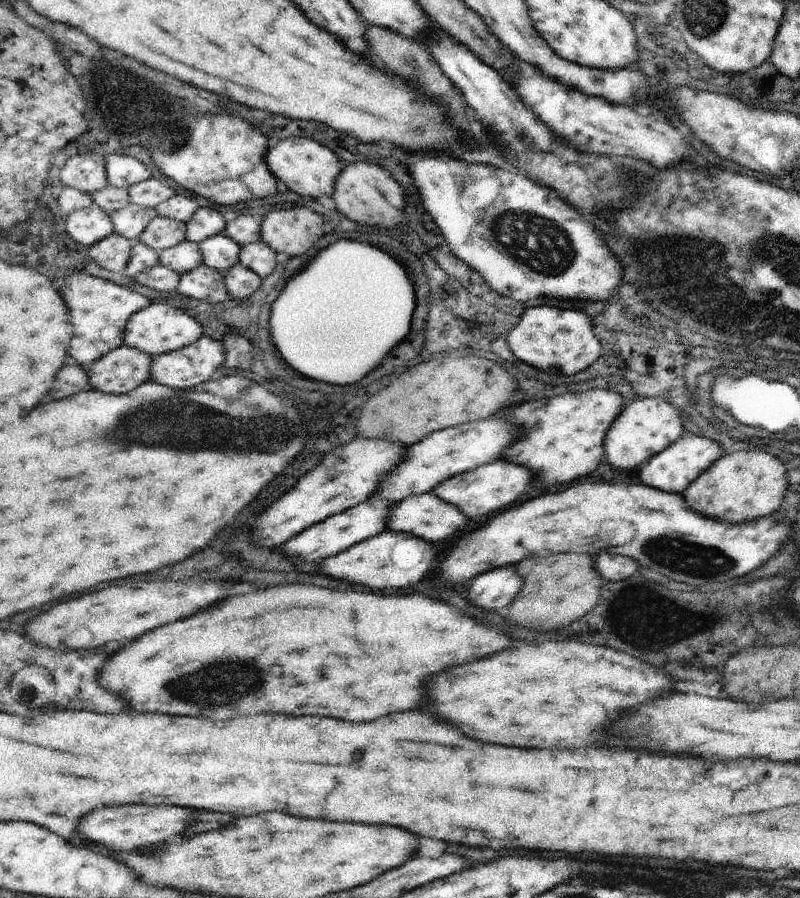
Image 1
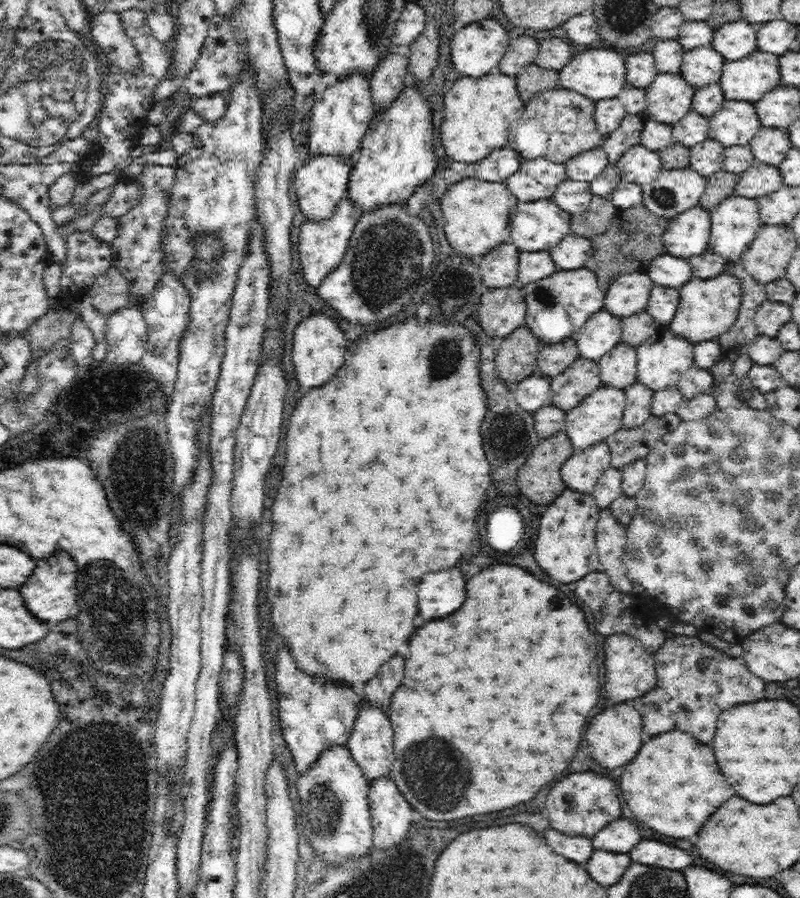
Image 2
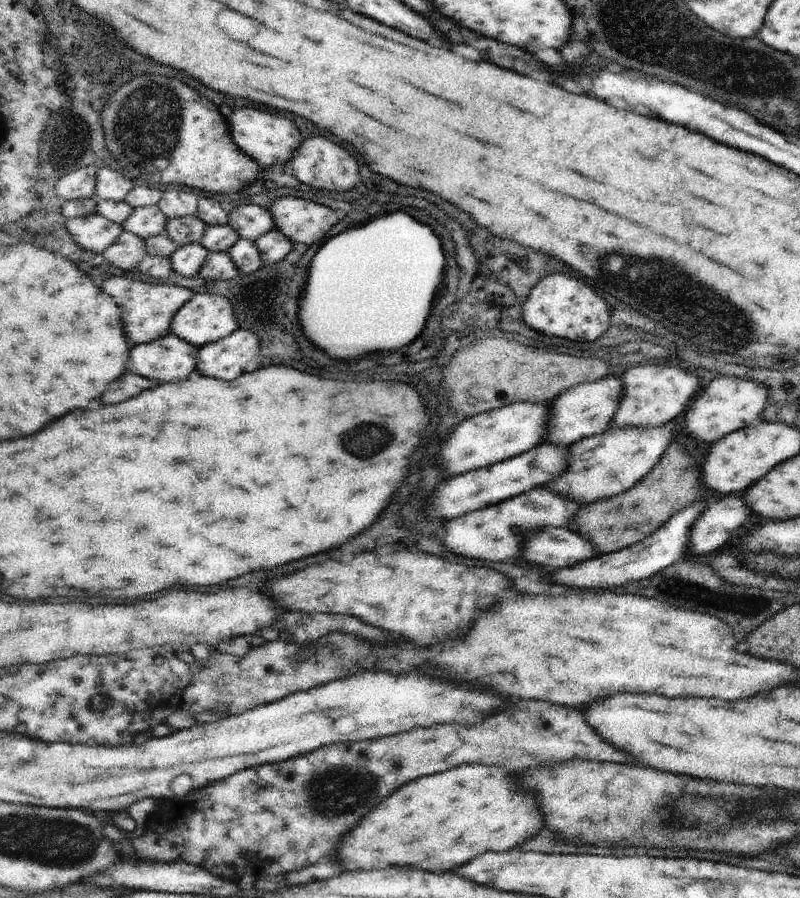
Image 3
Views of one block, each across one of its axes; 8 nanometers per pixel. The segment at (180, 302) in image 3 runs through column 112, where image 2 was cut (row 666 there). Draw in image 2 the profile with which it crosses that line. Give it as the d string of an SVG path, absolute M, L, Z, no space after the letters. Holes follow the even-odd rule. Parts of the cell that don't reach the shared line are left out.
M282 646L280 654L277 654L274 679L282 737L291 750L298 774L302 774L318 760L322 751L338 745L345 746L352 734L363 697L352 692L348 686L334 686L298 670L288 646Z

